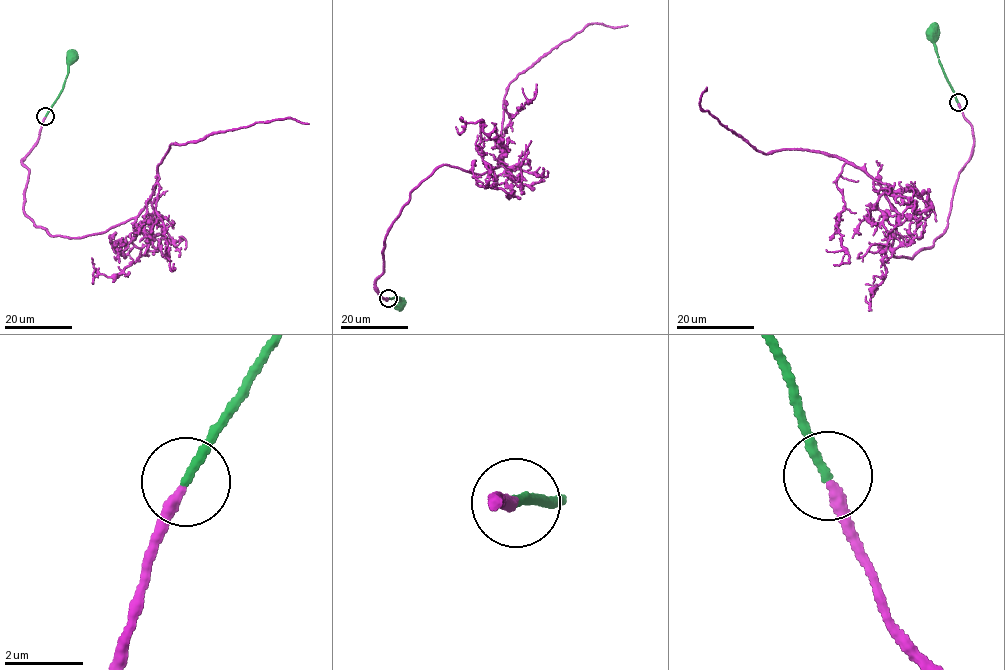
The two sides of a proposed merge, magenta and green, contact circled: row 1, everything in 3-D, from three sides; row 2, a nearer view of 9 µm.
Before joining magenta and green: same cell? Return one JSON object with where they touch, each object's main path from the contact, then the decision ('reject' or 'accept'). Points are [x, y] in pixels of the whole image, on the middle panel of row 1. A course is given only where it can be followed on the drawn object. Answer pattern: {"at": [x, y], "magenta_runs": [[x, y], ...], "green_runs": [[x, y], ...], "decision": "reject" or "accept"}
{"at": [388, 298], "magenta_runs": [[388, 298], [375, 283], [385, 238], [413, 190], [443, 165], [500, 165], [511, 81], [588, 24], [628, 25]], "green_runs": [[388, 298], [398, 297], [400, 302]], "decision": "accept"}

